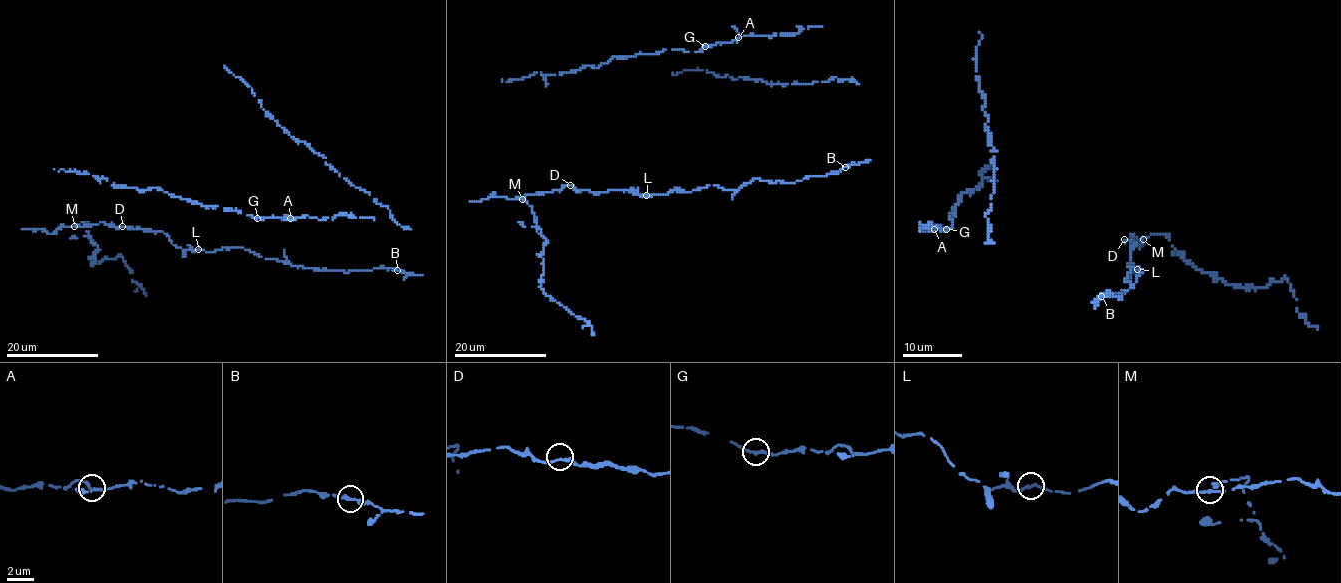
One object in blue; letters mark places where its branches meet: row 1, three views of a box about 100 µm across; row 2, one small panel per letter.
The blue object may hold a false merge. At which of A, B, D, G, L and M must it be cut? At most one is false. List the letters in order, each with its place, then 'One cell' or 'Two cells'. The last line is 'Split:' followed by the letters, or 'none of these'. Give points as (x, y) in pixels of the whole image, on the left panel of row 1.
A: Place: (290, 218). One cell
B: Place: (397, 270). One cell
D: Place: (122, 226). One cell
G: Place: (257, 218). One cell
L: Place: (198, 249). One cell
M: Place: (74, 226). Two cells
Split: M

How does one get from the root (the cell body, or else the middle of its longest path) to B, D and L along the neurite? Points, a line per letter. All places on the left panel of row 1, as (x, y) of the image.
B: (217, 250), (243, 248), (265, 258), (316, 270), (397, 270)
D: (217, 250), (183, 250), (161, 232), (122, 226)
L: (217, 250), (198, 249)

